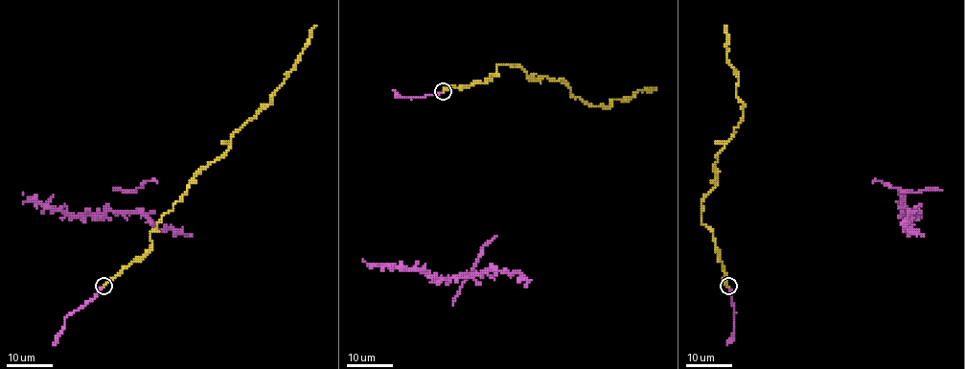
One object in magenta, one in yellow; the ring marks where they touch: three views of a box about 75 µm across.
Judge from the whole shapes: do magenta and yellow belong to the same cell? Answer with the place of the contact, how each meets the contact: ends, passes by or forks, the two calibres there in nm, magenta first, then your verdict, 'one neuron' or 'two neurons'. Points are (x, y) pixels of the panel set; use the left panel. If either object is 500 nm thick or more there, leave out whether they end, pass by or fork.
at (103, 286); magenta ends there; yellow ends there; 190 nm thick on the magenta side, 220 nm on the other; one neuron

